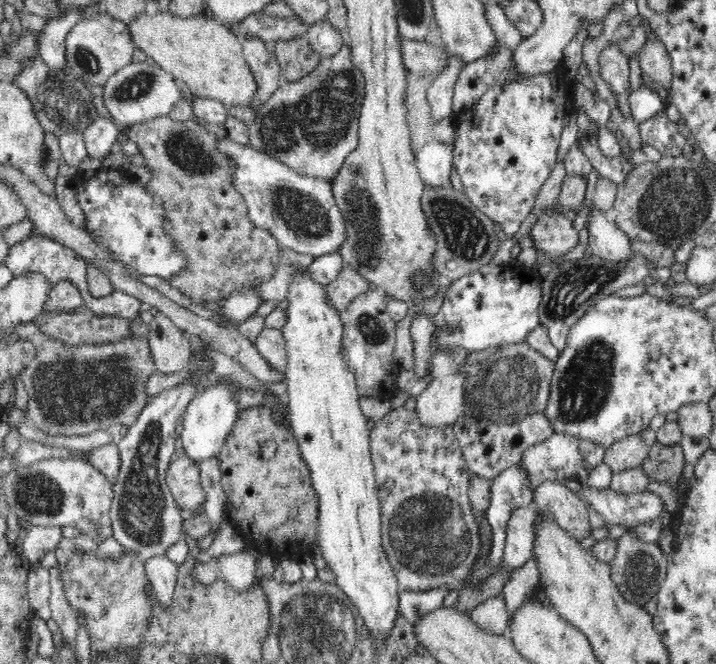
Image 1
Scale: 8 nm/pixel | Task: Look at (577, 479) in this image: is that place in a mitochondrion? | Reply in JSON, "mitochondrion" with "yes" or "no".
{"mitochondrion":"no"}

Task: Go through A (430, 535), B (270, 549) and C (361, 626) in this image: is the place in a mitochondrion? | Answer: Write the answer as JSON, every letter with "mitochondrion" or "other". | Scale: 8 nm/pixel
{"A":"mitochondrion","B":"other","C":"mitochondrion"}

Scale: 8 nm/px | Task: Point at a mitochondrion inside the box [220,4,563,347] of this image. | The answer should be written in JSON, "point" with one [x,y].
{"point":[322,117]}

